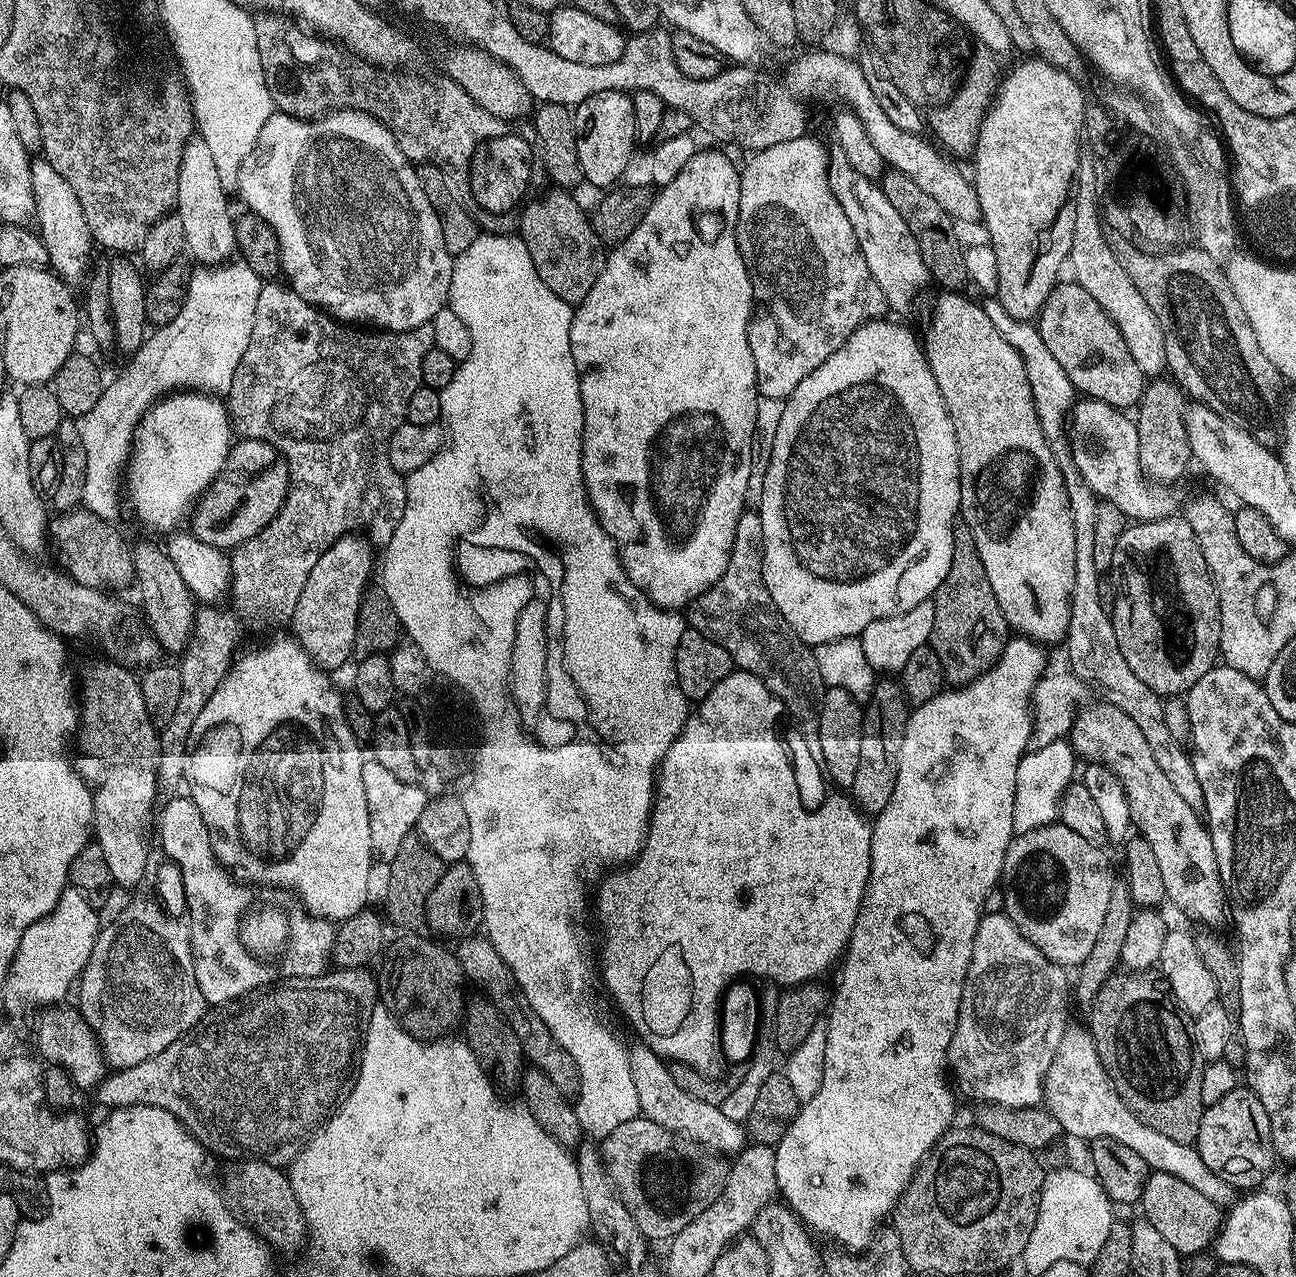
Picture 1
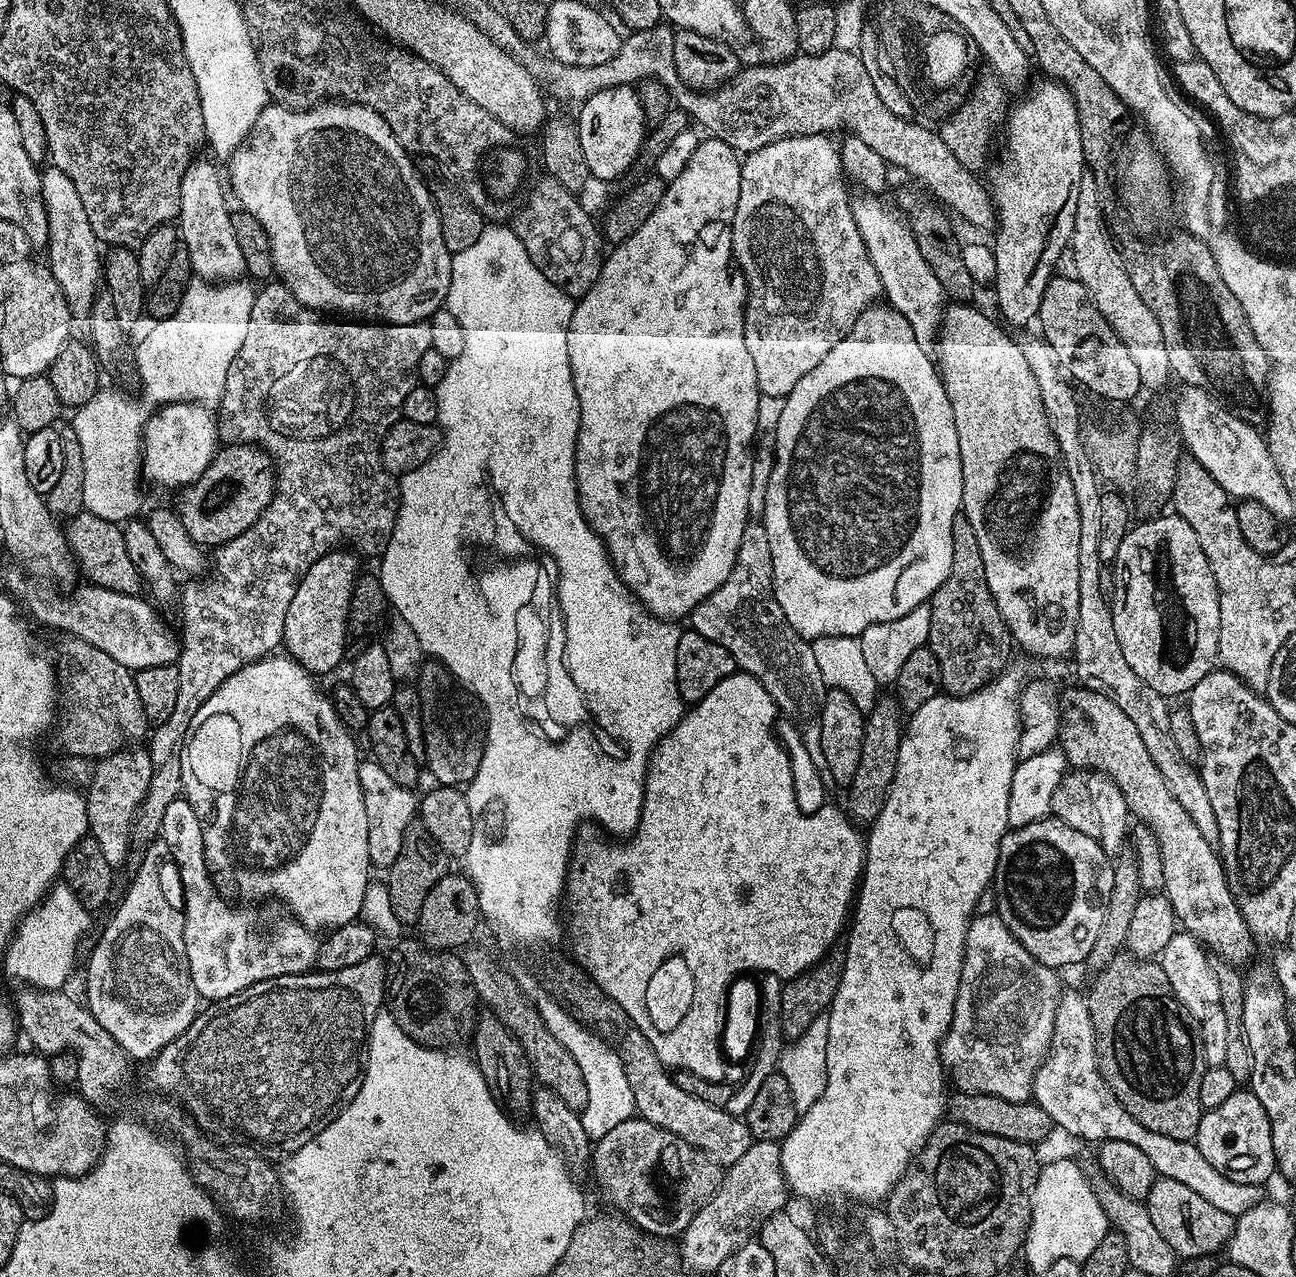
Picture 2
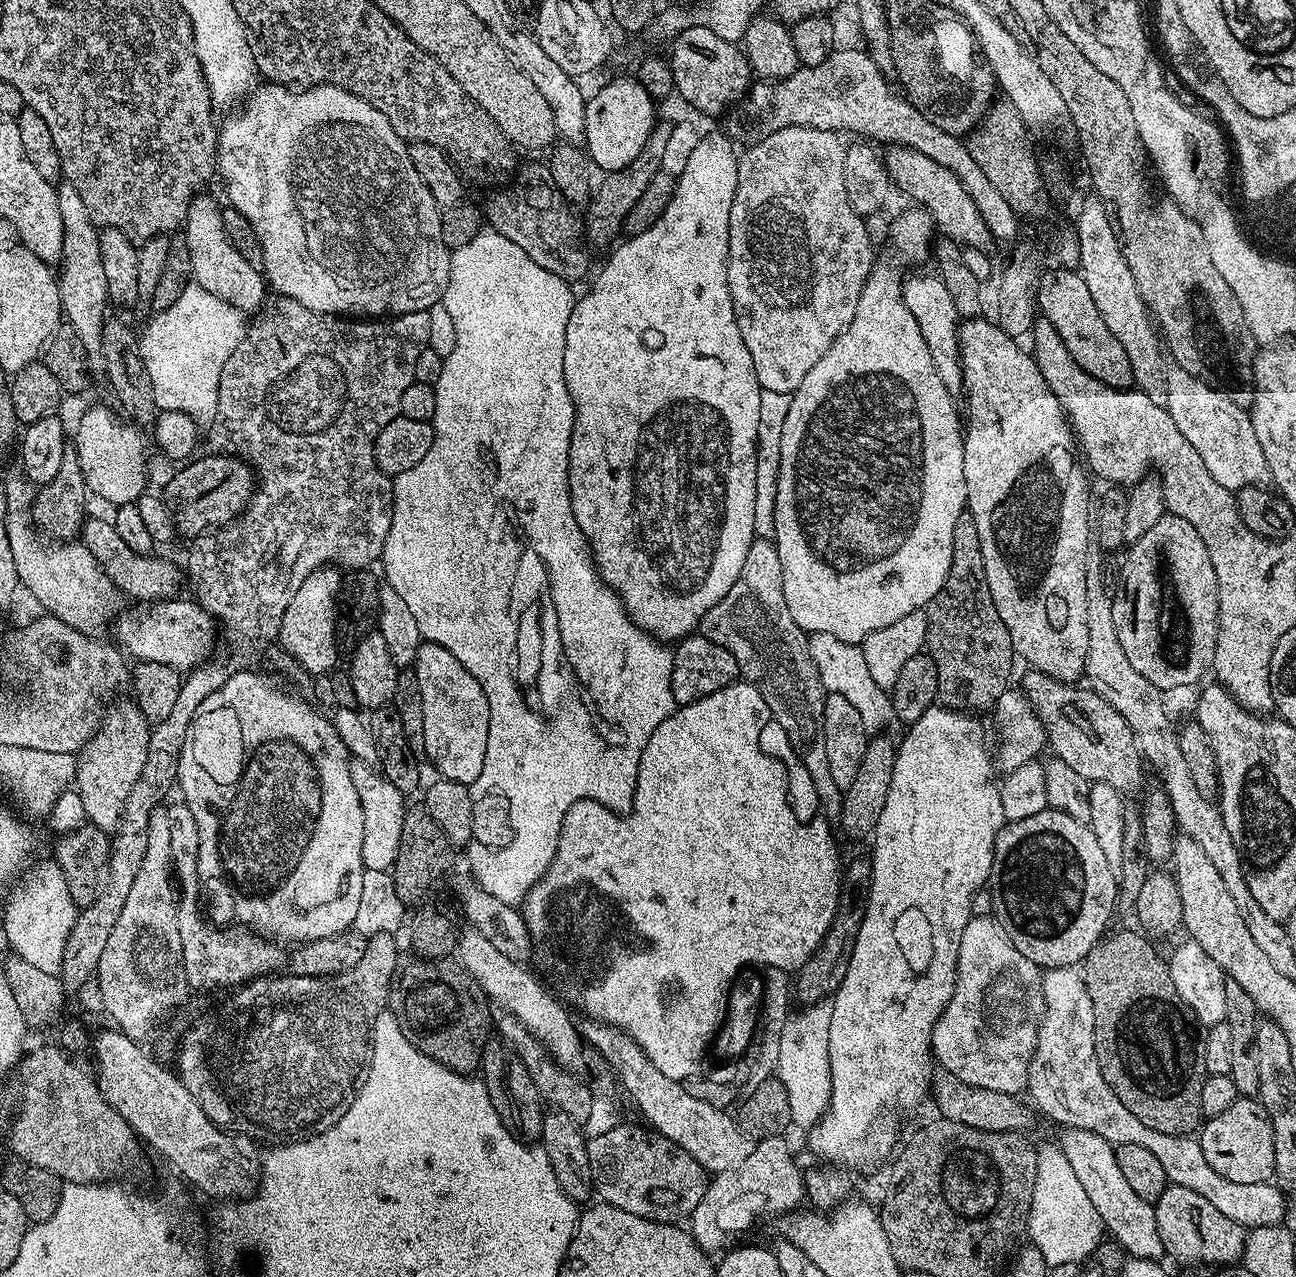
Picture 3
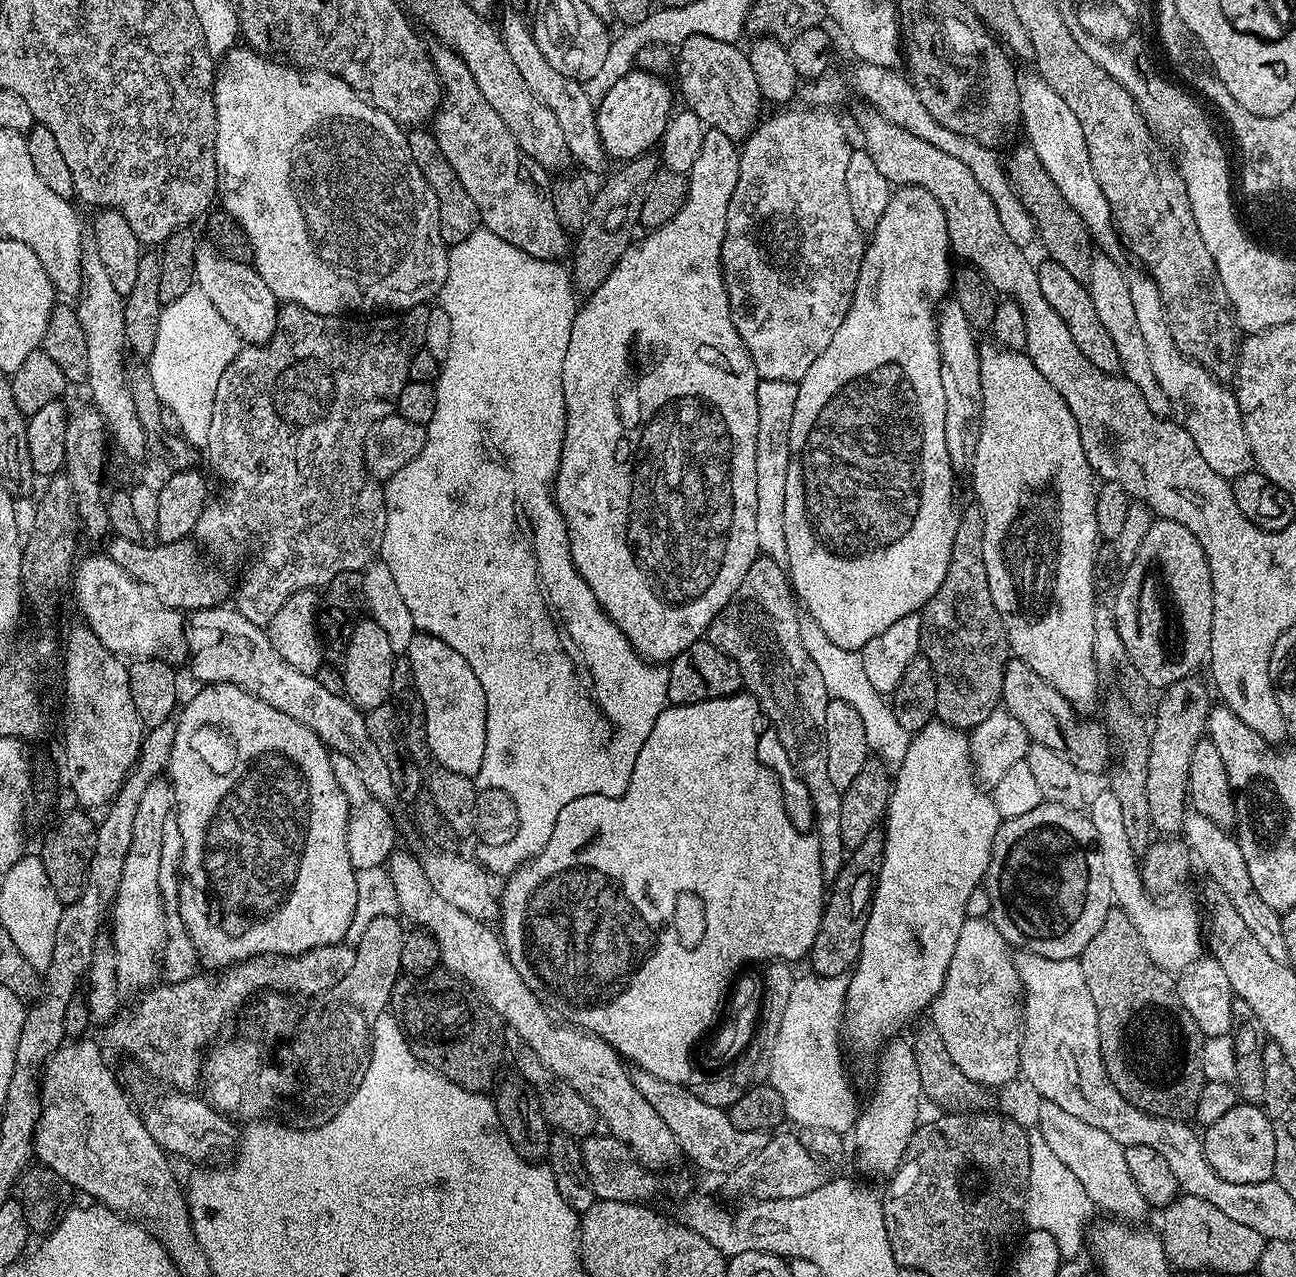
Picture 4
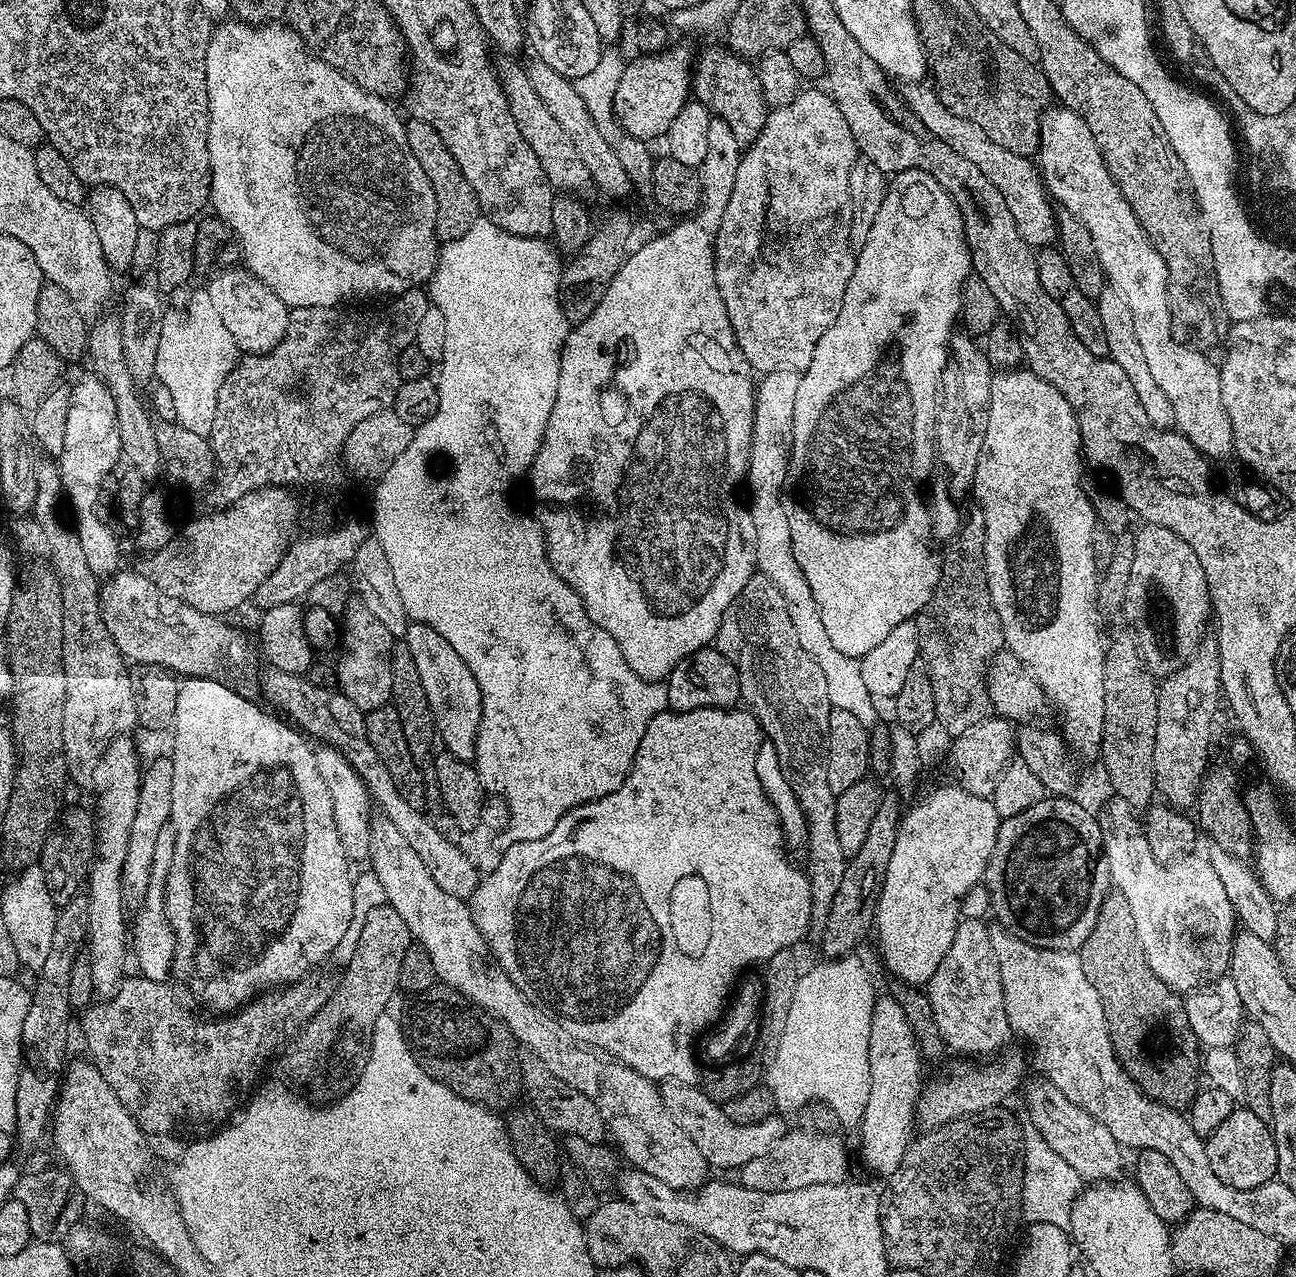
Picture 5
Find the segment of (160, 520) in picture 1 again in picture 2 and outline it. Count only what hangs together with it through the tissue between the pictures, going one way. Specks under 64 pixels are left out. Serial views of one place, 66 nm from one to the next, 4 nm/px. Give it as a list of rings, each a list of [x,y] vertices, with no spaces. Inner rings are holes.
[[[183,402],[181,404],[166,404],[155,409],[156,412],[153,416],[149,415],[144,422],[144,435],[142,437],[142,443],[144,443],[144,464],[142,460],[142,472],[149,476],[156,484],[161,484],[164,488],[173,488],[173,490],[179,490],[189,484],[192,484],[196,479],[201,476],[206,470],[206,466],[210,466],[210,462],[216,456],[218,451],[218,420],[214,415],[211,407],[202,404],[193,404],[191,402]]]

